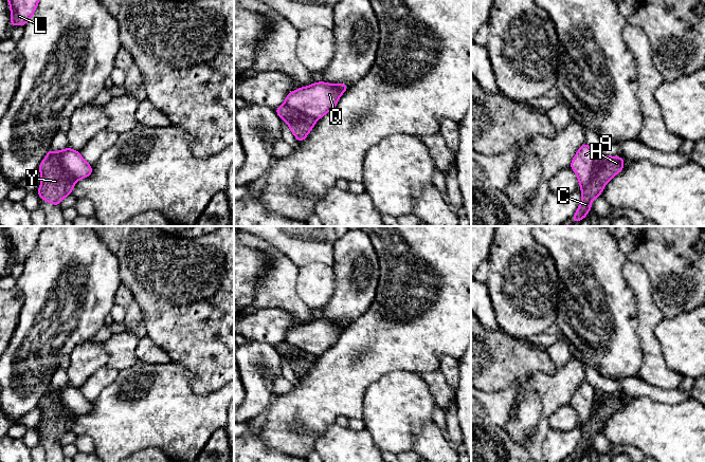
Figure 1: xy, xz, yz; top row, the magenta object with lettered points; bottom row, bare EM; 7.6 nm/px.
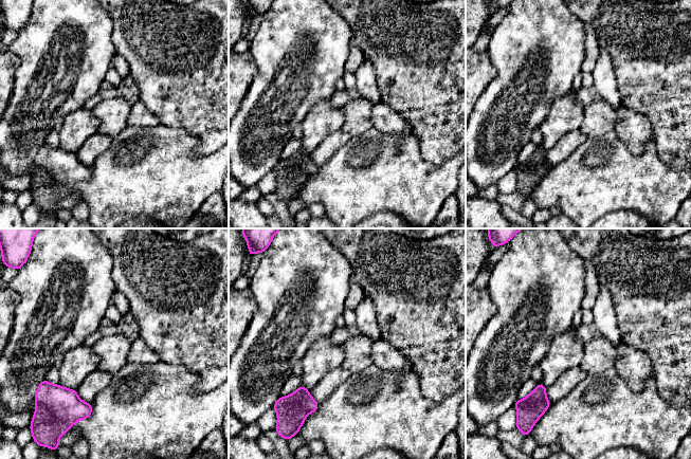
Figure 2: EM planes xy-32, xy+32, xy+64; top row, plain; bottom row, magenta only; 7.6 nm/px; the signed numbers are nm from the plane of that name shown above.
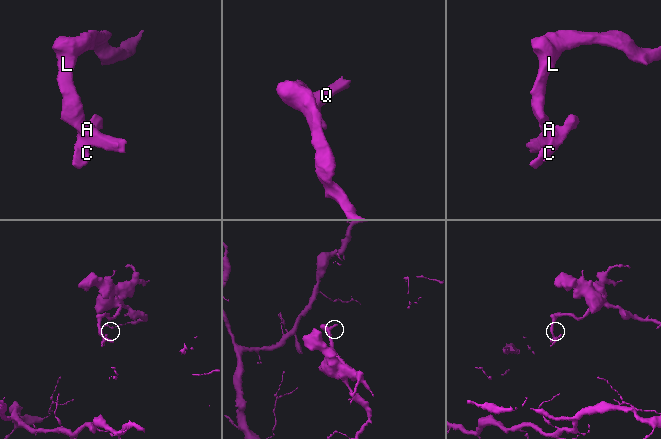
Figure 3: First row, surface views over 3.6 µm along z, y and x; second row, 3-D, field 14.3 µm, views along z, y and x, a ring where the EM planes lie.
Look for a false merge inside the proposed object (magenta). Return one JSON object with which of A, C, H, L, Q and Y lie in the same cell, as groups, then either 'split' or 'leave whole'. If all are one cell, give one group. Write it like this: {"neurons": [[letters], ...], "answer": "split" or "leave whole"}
{"neurons": [["A", "L", "Q"], ["C", "H", "Y"]], "answer": "split"}

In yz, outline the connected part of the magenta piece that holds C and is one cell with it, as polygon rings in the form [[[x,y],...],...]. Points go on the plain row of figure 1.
[[[595,390],[595,401],[586,421],[580,424],[582,439],[576,447],[571,459],[579,459],[592,446],[591,440],[600,433],[605,421],[623,406],[625,396],[621,393],[609,393]]]

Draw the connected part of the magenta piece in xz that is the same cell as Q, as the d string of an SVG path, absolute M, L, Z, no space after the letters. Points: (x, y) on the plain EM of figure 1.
M314 319L290 329L284 341L319 356L336 344L346 327L346 320Z

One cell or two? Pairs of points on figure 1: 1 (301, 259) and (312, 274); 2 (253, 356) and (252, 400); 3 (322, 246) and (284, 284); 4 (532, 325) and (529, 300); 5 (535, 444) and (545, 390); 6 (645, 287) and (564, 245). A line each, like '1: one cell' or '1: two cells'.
1: two cells
2: one cell
3: two cells
4: one cell
5: one cell
6: two cells

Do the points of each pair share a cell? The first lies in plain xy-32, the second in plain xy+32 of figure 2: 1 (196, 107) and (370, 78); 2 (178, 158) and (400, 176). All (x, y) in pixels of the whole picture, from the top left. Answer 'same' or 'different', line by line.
1: different
2: same

